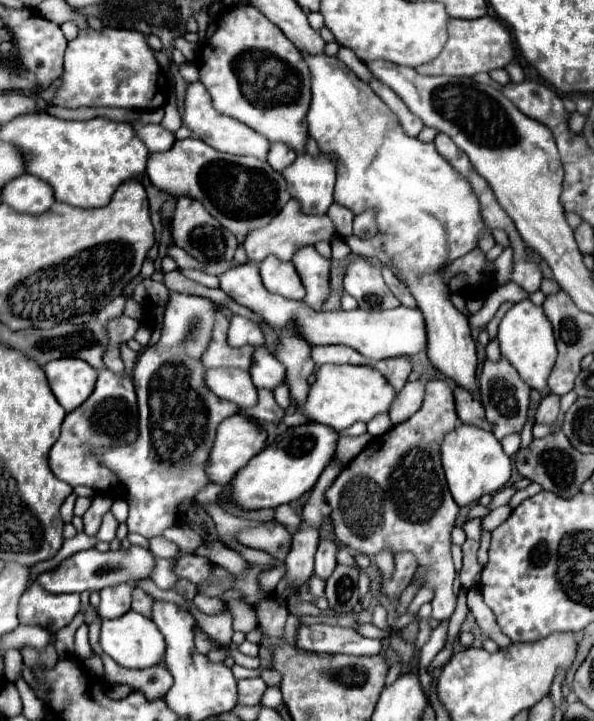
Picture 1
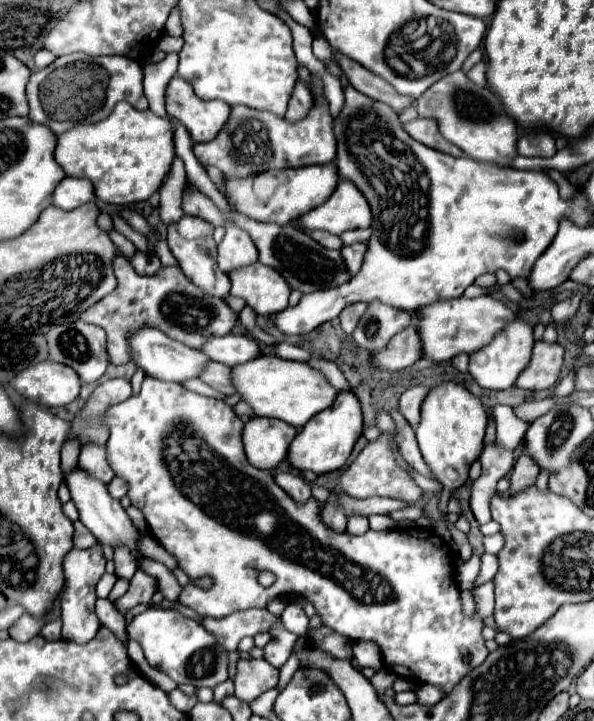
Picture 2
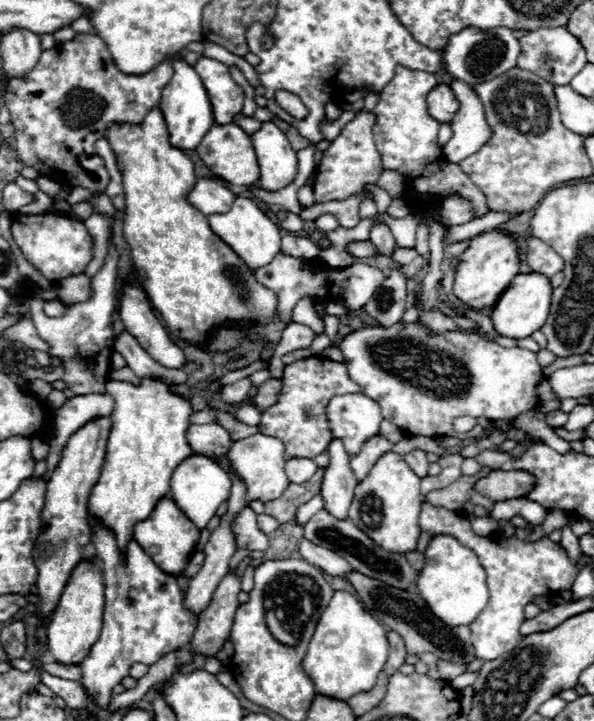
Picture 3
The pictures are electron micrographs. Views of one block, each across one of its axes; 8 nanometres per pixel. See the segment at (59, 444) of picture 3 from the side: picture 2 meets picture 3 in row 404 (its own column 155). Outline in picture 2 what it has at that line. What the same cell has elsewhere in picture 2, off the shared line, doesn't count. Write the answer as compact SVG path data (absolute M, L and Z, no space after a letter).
M167 54L164 60L156 62L156 64L146 64L143 68L143 89L144 95L148 98L148 108L162 116L172 120L166 110L164 110L164 96L170 78L176 74L178 68L179 56L178 54Z

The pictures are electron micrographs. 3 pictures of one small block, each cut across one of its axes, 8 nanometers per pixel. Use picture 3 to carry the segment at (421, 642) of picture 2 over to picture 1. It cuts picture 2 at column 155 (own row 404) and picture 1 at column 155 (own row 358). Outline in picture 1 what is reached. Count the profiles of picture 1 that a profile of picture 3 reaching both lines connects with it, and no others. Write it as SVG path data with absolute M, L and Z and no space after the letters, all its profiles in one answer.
M170 294L168 308L164 314L162 338L154 346L144 348L132 372L138 394L138 438L126 446L92 450L96 460L108 470L112 470L126 490L126 502L130 508L130 516L126 520L128 530L138 532L146 538L162 536L166 528L174 526L180 520L180 506L192 500L198 490L210 484L210 478L206 476L204 468L208 464L216 428L224 418L238 414L238 406L234 402L216 398L216 394L212 394L208 386L204 386L204 366L200 362L200 356L212 336L212 314L214 304L206 298Z

